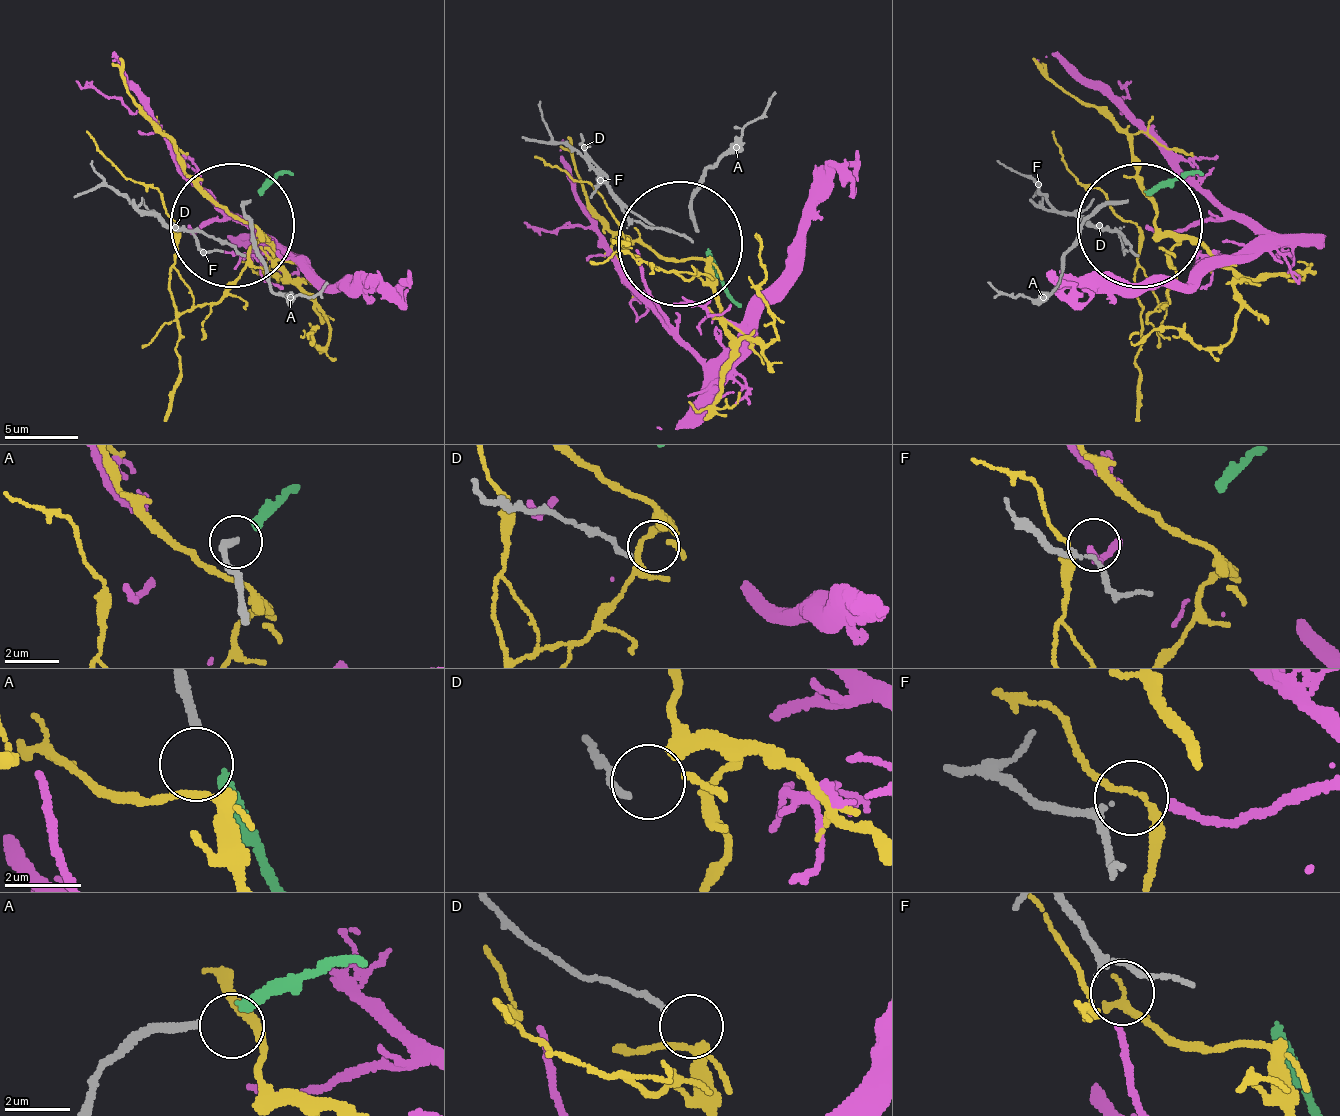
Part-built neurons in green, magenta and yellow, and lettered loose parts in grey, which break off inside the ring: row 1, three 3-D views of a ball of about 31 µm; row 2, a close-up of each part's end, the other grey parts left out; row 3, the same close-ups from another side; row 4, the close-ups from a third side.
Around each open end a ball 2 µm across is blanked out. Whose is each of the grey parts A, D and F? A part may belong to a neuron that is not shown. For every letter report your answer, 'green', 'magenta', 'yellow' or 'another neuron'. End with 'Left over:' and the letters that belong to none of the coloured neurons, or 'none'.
A: green
D: yellow
F: magenta
Left over: none

